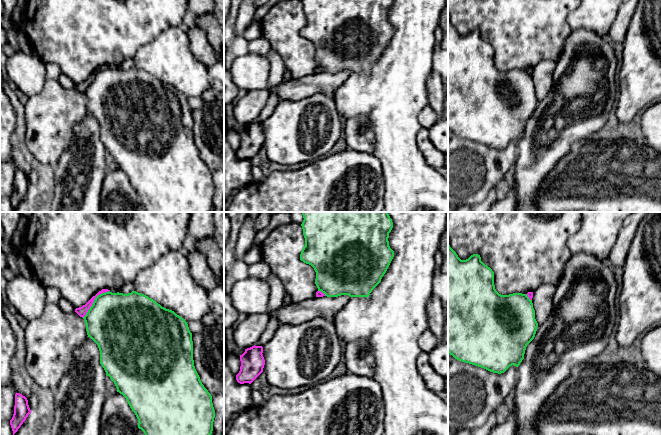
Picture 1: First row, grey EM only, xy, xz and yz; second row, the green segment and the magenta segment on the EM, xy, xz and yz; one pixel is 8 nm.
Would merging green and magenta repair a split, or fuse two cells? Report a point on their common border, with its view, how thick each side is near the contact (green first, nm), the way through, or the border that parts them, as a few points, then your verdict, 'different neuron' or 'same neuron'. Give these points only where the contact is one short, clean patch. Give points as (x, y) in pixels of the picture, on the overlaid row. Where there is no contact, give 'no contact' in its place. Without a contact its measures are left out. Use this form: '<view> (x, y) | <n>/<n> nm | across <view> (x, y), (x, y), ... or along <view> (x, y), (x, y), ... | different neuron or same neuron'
xy (94, 301) | 480/80 nm | along xy (109, 290), (100, 293), (82, 317) | different neuron

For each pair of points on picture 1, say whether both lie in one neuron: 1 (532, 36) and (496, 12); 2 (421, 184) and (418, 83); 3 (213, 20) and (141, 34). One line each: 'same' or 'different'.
1: same
2: same
3: different

